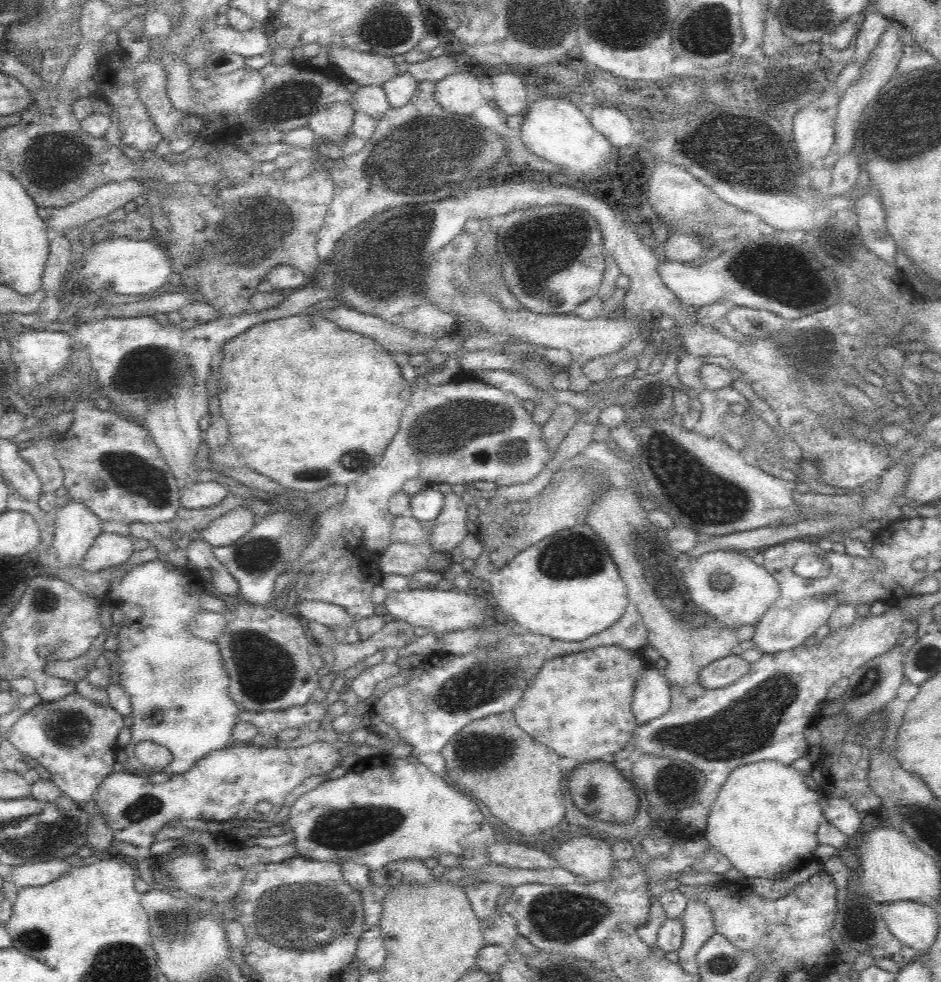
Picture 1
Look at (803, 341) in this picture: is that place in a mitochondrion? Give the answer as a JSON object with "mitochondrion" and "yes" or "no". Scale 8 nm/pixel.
{"mitochondrion":"yes"}

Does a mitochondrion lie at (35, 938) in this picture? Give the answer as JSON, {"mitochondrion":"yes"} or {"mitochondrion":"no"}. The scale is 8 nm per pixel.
{"mitochondrion":"yes"}

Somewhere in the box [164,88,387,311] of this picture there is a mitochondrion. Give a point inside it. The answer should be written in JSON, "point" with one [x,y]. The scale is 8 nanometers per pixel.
{"point":[252,229]}

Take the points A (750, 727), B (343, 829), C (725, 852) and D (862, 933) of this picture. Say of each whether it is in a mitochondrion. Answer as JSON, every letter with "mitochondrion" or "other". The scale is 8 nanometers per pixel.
{"A":"mitochondrion","B":"mitochondrion","C":"other","D":"other"}

